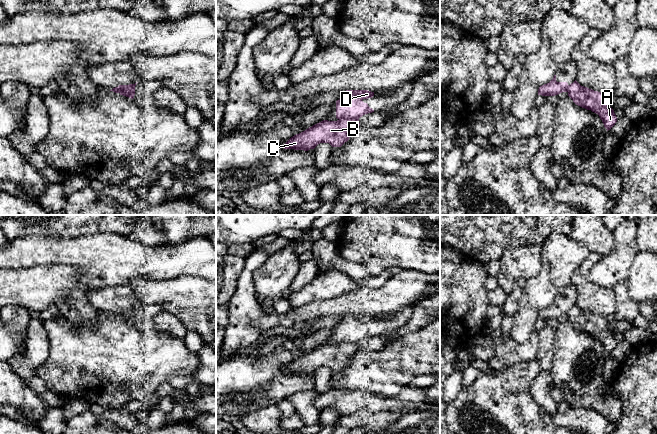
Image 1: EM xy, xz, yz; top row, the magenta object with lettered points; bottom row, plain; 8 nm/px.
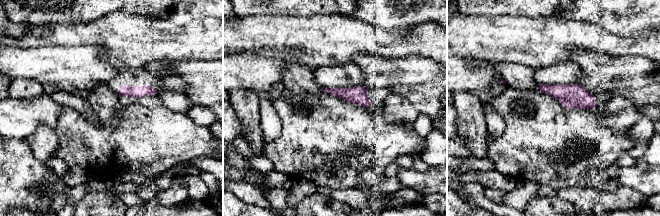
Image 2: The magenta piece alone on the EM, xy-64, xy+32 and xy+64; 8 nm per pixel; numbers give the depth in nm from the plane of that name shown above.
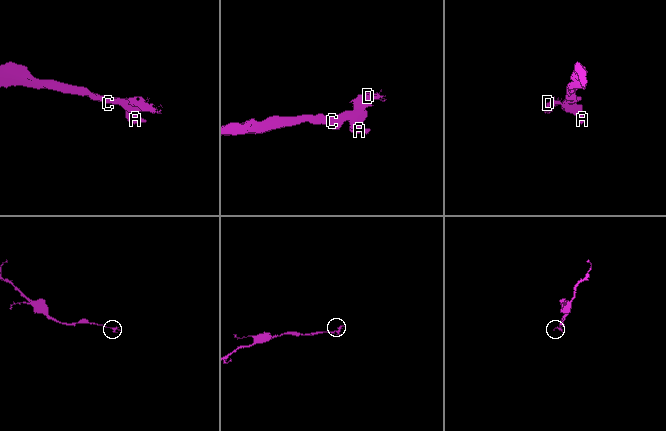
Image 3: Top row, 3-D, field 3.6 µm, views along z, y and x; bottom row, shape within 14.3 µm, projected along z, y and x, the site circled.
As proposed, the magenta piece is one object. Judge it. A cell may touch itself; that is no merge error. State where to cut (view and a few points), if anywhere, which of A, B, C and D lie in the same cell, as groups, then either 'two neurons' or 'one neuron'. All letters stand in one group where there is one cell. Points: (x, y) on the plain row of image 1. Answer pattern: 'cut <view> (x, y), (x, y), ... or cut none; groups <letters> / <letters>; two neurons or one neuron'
cut xz (358, 343), (339, 344); groups A B C / D; two neurons

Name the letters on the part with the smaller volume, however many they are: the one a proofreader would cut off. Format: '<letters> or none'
D

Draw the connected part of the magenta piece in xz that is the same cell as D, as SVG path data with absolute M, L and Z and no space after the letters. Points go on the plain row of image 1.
M346 314L343 320L336 325L337 343L358 343L374 334L364 327L363 323L372 322L374 316L368 314Z

